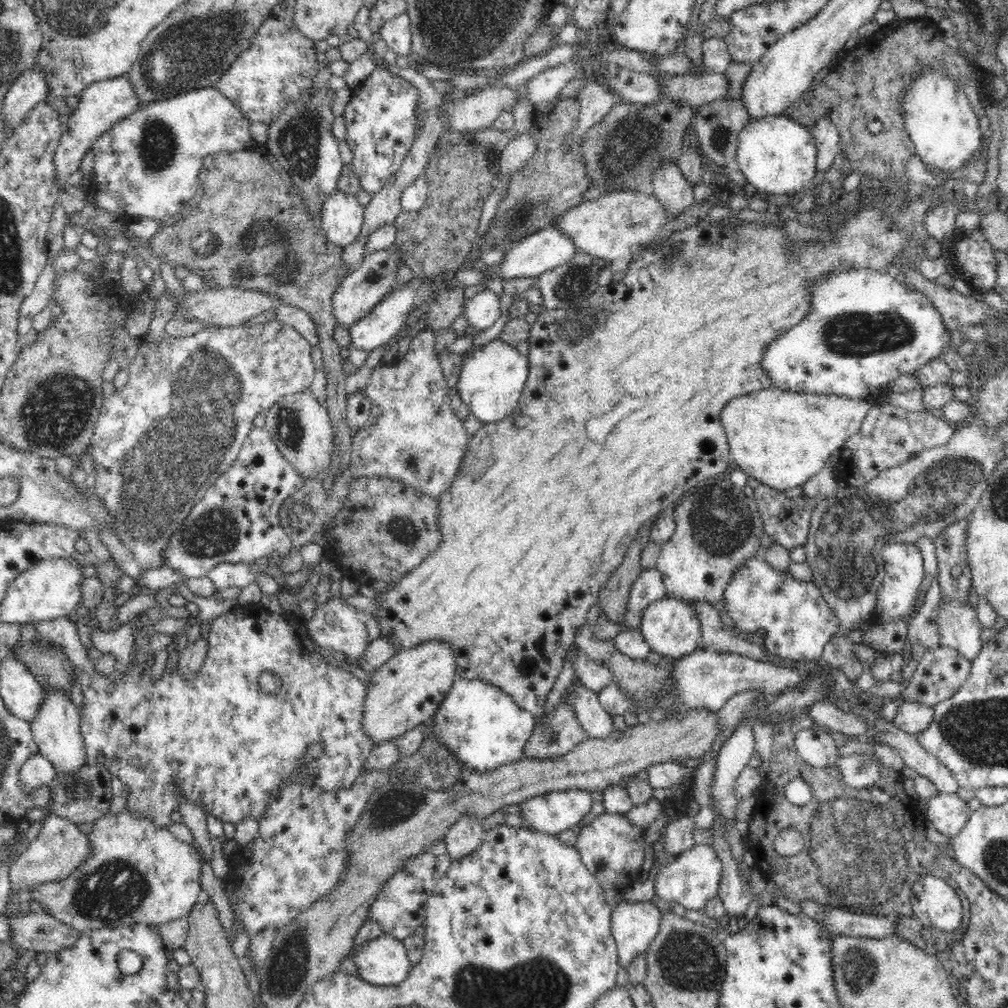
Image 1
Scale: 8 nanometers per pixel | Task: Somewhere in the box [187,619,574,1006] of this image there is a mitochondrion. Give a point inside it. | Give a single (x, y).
(288, 968)

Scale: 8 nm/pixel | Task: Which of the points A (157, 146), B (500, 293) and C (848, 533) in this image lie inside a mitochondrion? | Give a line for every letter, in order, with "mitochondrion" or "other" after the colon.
A: mitochondrion
B: other
C: mitochondrion

